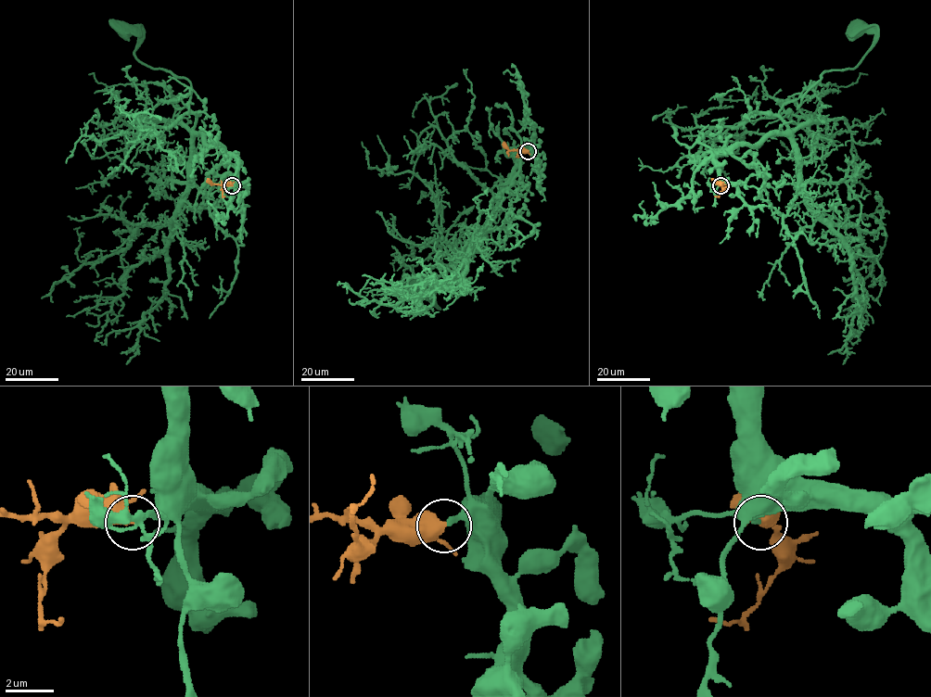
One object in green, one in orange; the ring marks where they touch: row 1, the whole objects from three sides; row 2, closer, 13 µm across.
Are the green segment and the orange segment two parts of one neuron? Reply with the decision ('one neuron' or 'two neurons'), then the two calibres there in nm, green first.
one neuron; 200 nm thick on the green side, 400 nm on the other

